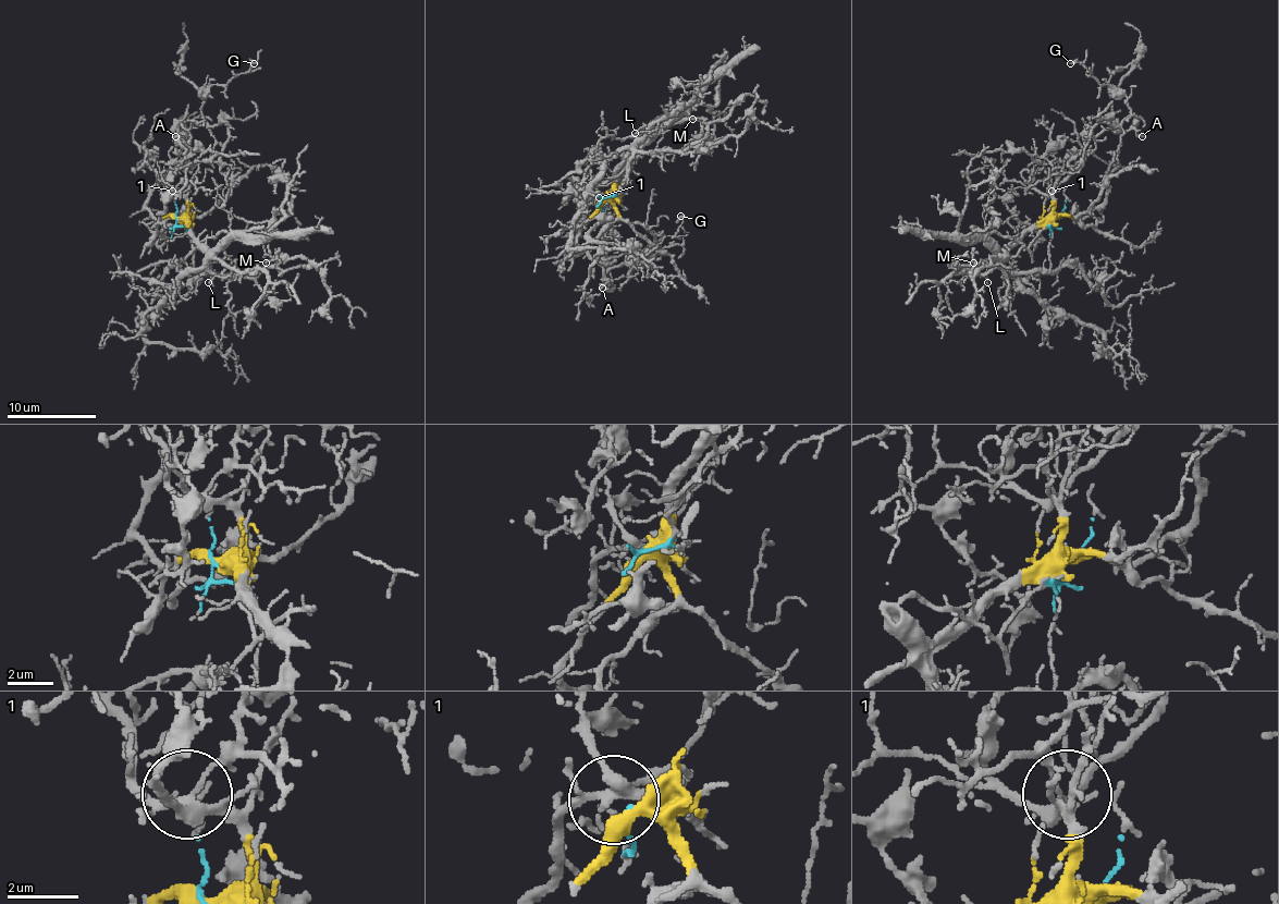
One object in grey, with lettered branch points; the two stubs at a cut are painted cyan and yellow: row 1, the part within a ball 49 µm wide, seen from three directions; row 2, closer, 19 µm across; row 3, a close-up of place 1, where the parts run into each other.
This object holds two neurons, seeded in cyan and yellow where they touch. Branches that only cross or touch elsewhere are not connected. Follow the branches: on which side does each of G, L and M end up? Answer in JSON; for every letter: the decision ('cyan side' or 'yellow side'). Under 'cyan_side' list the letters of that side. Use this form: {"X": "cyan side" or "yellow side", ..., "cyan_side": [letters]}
{"G": "cyan side", "L": "yellow side", "M": "yellow side", "cyan_side": ["G"]}

